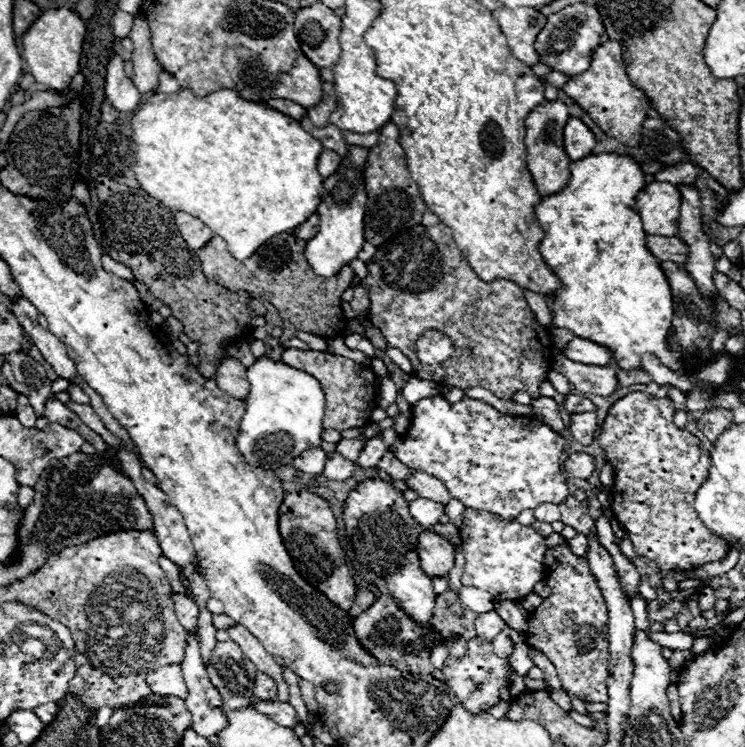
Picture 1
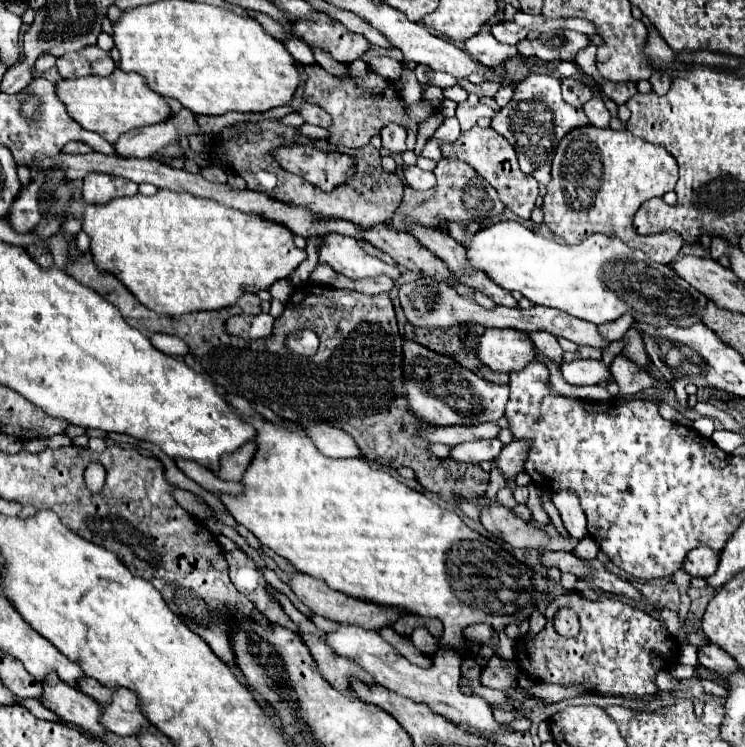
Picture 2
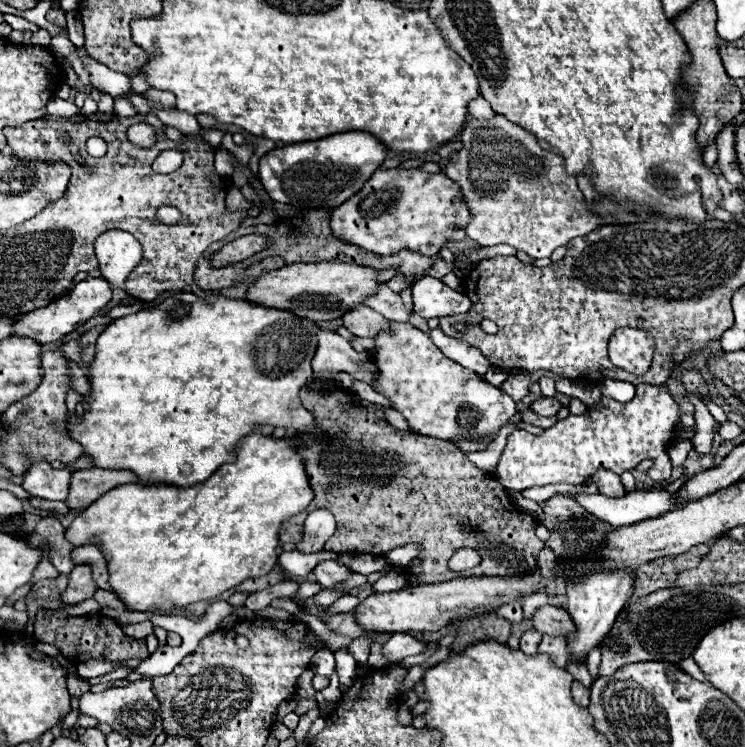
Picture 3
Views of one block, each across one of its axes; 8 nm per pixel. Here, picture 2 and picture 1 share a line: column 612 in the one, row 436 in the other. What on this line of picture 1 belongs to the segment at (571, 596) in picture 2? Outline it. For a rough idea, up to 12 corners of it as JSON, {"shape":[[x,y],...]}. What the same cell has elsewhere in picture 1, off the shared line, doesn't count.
{"shape":[[630,392],[598,442],[614,518],[660,570],[726,558],[696,516],[710,452]]}

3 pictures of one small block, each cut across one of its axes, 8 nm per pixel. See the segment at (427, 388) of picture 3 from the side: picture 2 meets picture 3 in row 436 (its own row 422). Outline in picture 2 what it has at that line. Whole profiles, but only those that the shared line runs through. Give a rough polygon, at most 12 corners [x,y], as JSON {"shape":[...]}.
{"shape":[[404,342],[410,412],[434,426],[504,416],[510,396],[448,356]]}

